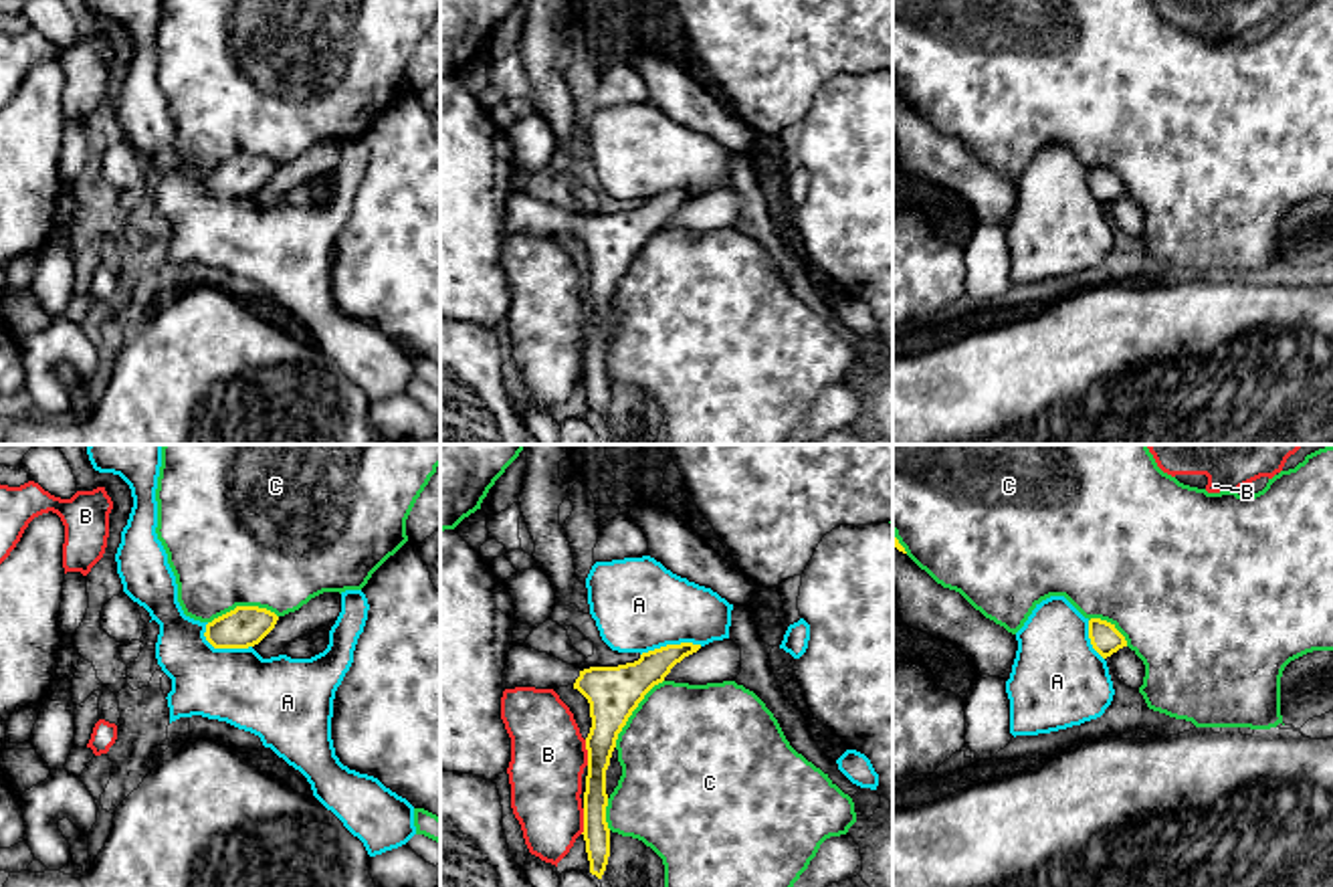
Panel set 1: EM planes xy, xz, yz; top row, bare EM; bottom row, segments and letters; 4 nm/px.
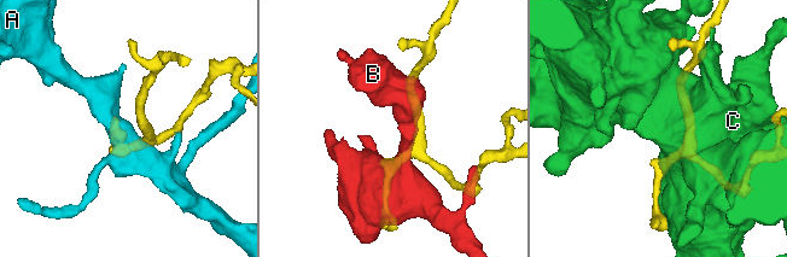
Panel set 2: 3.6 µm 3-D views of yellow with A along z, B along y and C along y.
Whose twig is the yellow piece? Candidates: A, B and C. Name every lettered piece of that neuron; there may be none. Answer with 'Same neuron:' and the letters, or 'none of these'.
Same neuron: none of these

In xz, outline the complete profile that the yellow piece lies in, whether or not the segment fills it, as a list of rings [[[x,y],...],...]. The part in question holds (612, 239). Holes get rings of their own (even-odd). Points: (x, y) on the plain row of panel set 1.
[[[681,190],[642,200],[638,208],[618,214],[580,216],[529,192],[513,192],[503,218],[503,236],[535,234],[559,236],[572,232],[590,251],[592,275],[586,285],[588,323],[584,339],[584,388],[590,420],[602,426],[610,404],[610,376],[606,370],[606,317],[618,281],[644,242],[685,204],[701,192]]]

